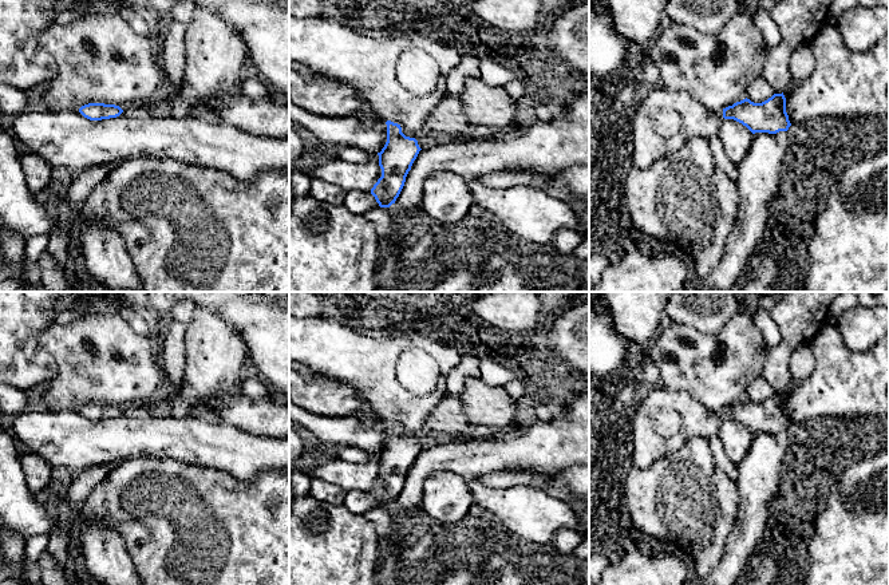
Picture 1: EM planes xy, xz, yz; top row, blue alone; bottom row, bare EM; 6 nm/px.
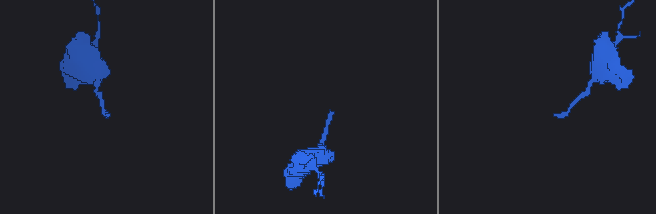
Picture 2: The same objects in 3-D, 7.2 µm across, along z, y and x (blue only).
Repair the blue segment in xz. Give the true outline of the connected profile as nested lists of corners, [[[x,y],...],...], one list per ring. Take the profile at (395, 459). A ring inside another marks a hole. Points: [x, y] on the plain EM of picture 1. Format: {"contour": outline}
{"contour": [[[289,315],[289,364],[304,364],[316,372],[349,383],[367,398],[371,408],[386,420],[387,442],[379,455],[382,477],[371,489],[380,507],[390,507],[399,497],[408,471],[422,450],[415,438],[406,436],[402,430],[419,432],[427,415],[447,395],[447,376],[459,365],[462,355],[451,344],[423,335],[407,335],[392,339],[374,339],[368,335],[324,317],[293,317]]]}

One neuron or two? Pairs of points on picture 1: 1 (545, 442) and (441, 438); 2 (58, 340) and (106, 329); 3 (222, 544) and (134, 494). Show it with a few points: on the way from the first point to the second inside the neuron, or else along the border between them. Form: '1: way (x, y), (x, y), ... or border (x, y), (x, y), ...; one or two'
1: border (518, 434), (510, 438), (457, 442); two
2: way (70, 340), (76, 340), (82, 335), (94, 335); one
3: way (201, 541), (162, 508), (155, 505); one

